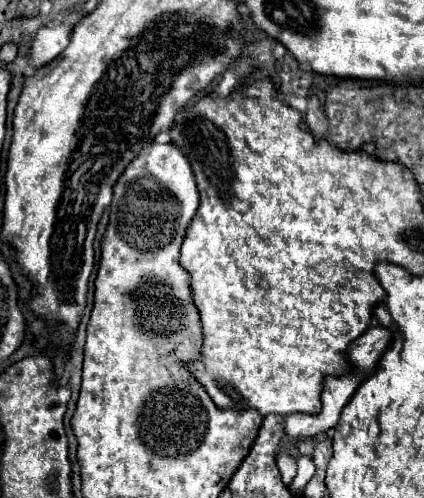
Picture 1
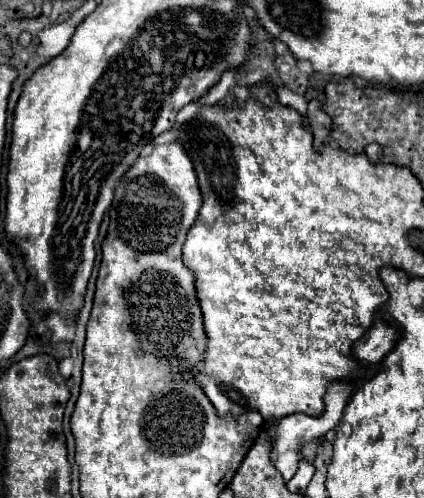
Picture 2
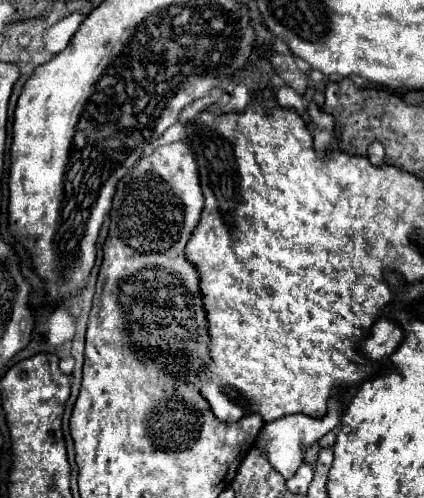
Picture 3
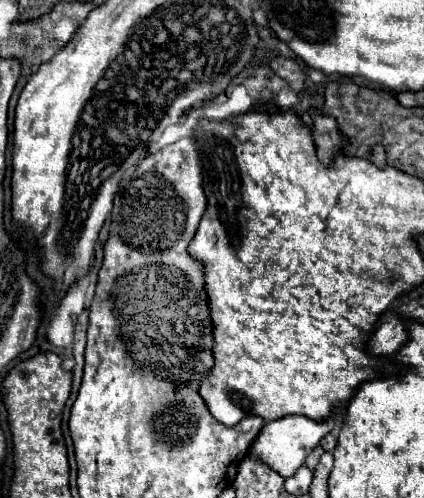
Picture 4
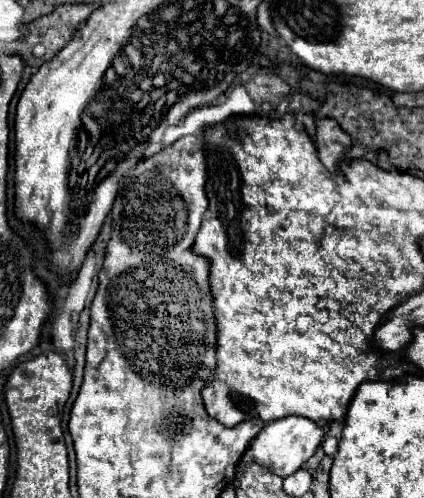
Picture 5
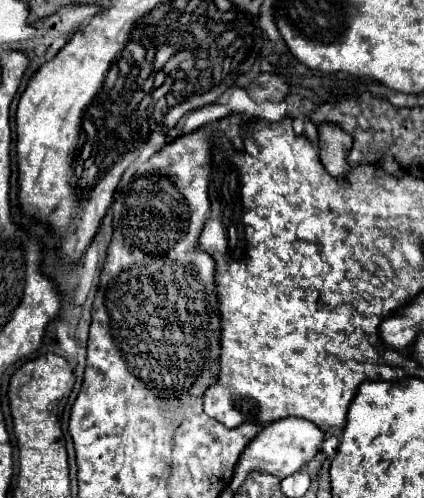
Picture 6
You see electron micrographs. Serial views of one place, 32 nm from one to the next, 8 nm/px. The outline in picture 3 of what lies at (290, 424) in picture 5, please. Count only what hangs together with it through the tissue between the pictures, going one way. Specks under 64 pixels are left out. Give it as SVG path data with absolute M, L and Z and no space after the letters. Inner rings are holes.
M332 400L332 404L328 404L328 416L324 416L324 420L312 420L310 416L300 416L300 414L292 414L292 416L284 416L280 420L274 420L274 422L268 422L262 432L260 432L260 438L258 438L258 446L266 450L268 454L268 460L270 464L288 480L296 474L298 466L304 462L304 450L318 442L326 432L330 432L332 428L338 426L340 422L340 416L342 416L342 408L344 408L344 402L342 400Z

